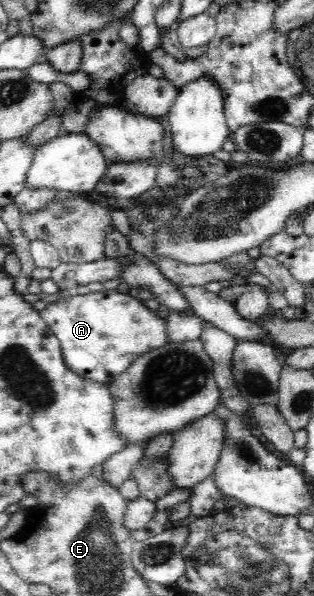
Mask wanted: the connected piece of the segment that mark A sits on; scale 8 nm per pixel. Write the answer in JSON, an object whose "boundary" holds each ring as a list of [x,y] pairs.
{"boundary":[[[109,288],[85,295],[75,292],[72,296],[61,298],[56,303],[47,303],[40,311],[41,317],[53,330],[53,335],[59,340],[64,363],[82,379],[111,385],[119,374],[125,373],[133,361],[153,348],[164,346],[167,343],[166,320],[161,318],[151,303],[132,297],[129,293],[121,293]]]}

